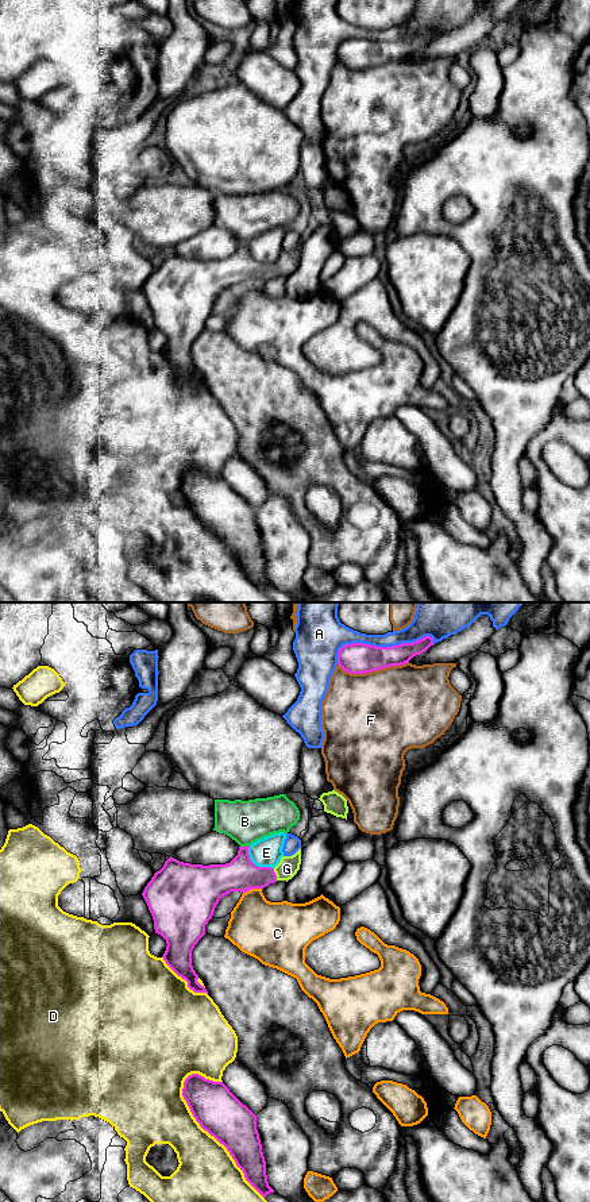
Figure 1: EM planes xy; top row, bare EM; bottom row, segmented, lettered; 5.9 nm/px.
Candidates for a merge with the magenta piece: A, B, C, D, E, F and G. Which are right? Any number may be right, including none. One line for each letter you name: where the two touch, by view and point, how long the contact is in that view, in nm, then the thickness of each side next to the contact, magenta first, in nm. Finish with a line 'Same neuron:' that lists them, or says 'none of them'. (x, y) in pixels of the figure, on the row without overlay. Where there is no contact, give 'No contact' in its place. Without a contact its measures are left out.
G: Touches magenta at xy (274, 269). Shared border 80 nm. Thickness 200 nm (magenta) against 120 nm
Same neuron: G

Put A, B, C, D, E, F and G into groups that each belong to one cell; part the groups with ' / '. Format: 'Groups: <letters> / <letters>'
Groups: A / B / C / D / E / F / G

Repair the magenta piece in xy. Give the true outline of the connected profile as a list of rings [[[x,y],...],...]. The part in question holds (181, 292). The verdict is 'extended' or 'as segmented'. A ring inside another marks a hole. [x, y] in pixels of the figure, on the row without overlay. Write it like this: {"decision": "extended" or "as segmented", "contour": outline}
{"decision": "extended", "contour": [[[250,240],[239,242],[238,250],[225,259],[190,259],[169,253],[163,262],[154,269],[142,290],[154,315],[155,328],[166,335],[163,355],[194,388],[207,388],[197,374],[192,361],[192,346],[205,330],[205,320],[212,313],[219,296],[231,286],[246,288],[251,284],[263,284],[277,276],[292,274],[301,259],[301,243],[292,251],[282,251],[279,258],[271,262],[255,261],[248,250]]]}

